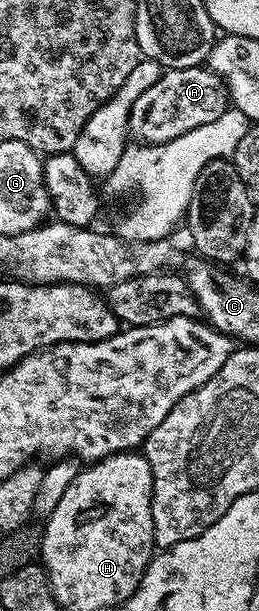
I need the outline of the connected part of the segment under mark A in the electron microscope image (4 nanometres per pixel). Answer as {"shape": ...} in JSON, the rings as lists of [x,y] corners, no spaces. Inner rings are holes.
{"shape":[[[209,67],[172,68],[163,71],[155,85],[148,87],[132,106],[129,135],[143,144],[163,144],[188,130],[214,122],[230,107],[223,80]]]}

